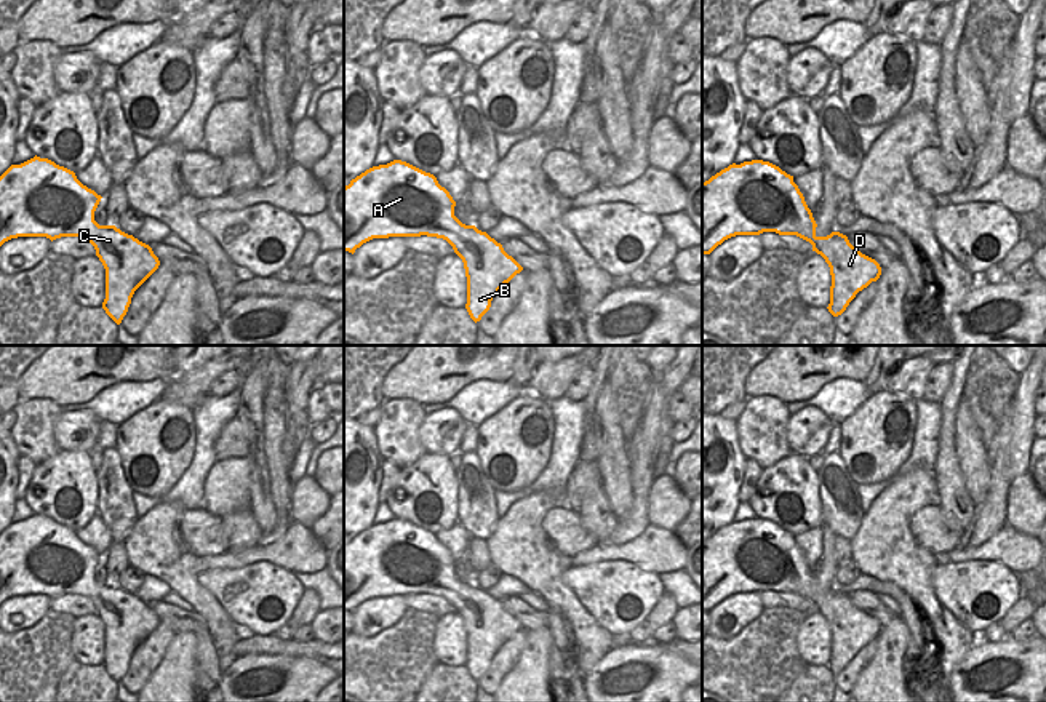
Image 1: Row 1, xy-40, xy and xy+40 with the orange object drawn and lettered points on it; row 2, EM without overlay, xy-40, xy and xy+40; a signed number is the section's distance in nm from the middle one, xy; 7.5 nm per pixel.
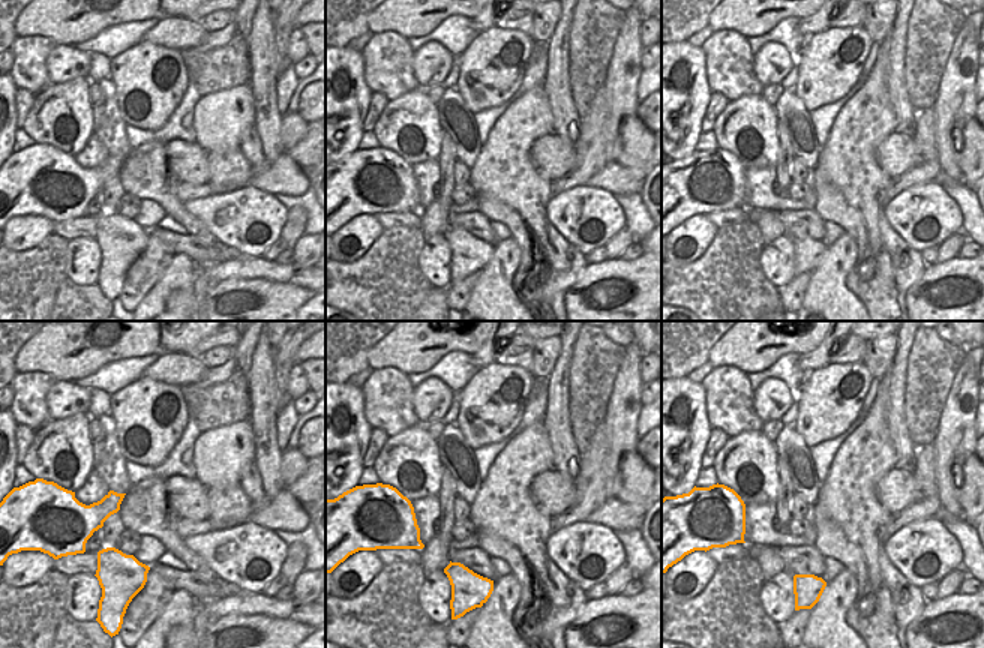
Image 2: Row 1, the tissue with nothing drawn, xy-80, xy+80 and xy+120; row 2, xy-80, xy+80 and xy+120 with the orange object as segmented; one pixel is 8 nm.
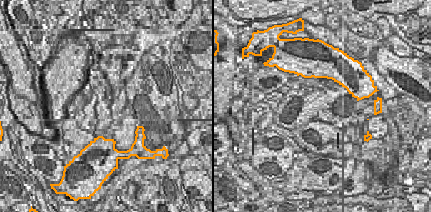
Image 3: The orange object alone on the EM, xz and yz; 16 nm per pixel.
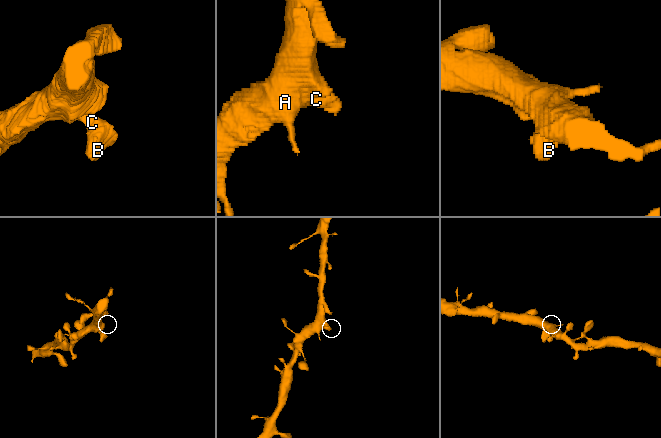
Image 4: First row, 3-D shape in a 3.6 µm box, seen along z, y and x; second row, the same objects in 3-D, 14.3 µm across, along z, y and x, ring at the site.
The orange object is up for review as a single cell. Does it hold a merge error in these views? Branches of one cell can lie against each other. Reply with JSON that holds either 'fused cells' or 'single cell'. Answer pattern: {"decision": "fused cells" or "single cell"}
{"decision": "single cell"}

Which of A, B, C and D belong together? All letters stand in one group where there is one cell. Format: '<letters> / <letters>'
A B C D

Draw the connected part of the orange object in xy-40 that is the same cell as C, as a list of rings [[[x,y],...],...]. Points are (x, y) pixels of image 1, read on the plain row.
[[[34,515],[11,523],[0,534],[0,604],[18,595],[83,595],[96,608],[106,627],[106,657],[102,667],[120,683],[128,670],[134,649],[158,627],[160,619],[152,606],[115,584],[99,584],[94,569],[101,553],[83,544],[74,529],[48,517]]]

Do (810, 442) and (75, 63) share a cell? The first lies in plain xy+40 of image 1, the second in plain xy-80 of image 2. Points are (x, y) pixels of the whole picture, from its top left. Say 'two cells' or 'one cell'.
one cell

